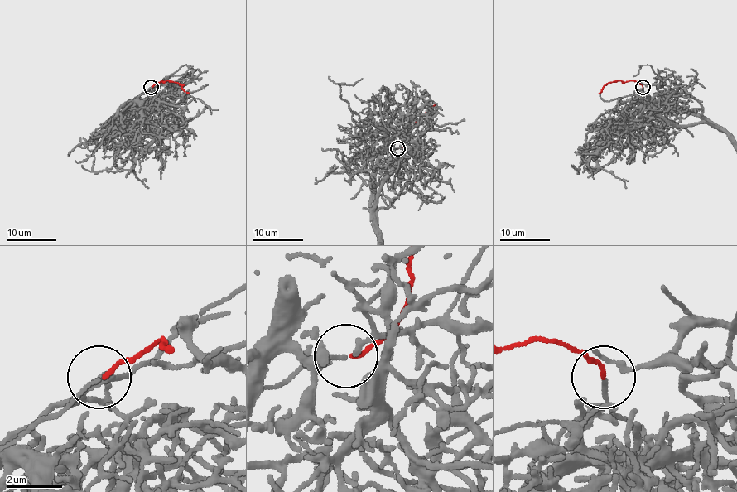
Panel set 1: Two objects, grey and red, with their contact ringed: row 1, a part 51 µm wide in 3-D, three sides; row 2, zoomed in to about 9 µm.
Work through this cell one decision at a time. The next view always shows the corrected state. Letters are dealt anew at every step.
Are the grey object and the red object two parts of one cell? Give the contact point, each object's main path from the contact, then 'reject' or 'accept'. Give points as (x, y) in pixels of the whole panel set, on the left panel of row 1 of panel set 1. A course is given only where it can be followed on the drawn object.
place (151, 87); course red (151, 86), (161, 80), (170, 80), (177, 83), (189, 93); accept

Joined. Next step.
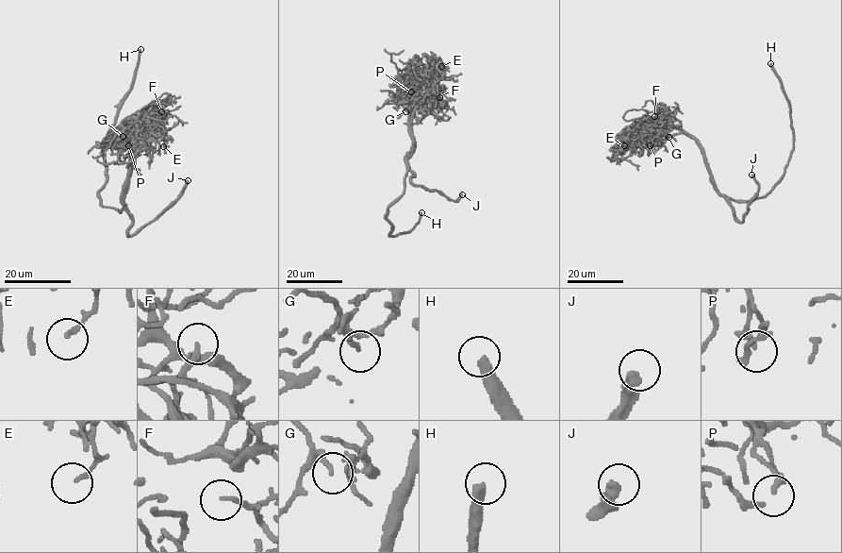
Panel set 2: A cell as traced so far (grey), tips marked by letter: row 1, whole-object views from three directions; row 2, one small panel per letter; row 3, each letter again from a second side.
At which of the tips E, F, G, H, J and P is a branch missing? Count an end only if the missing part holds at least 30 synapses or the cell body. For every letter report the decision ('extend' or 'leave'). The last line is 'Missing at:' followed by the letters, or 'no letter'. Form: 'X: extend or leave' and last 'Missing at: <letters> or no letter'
E: leave
F: leave
G: leave
H: leave
J: extend
P: leave
Missing at: J

